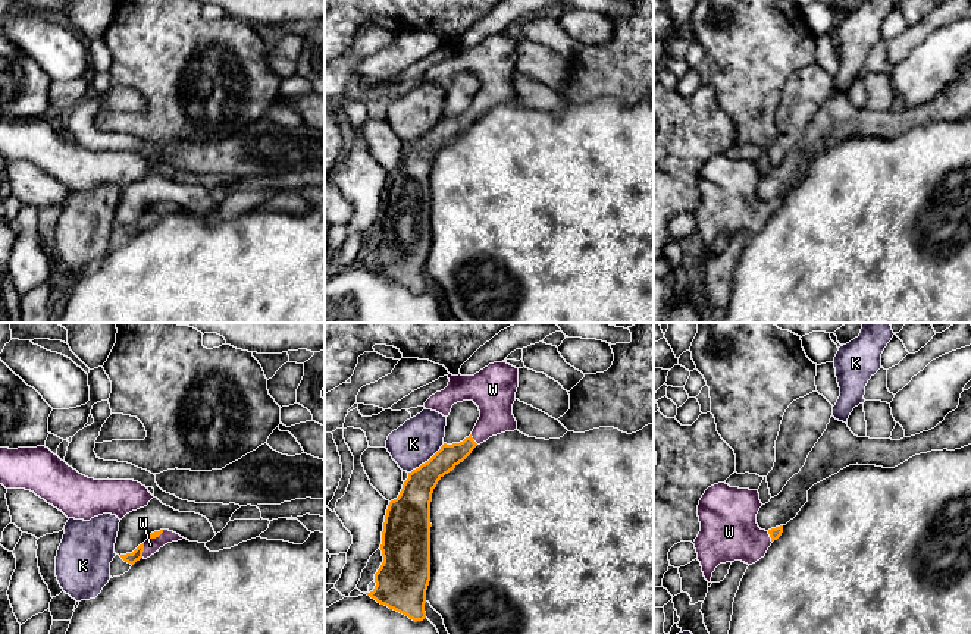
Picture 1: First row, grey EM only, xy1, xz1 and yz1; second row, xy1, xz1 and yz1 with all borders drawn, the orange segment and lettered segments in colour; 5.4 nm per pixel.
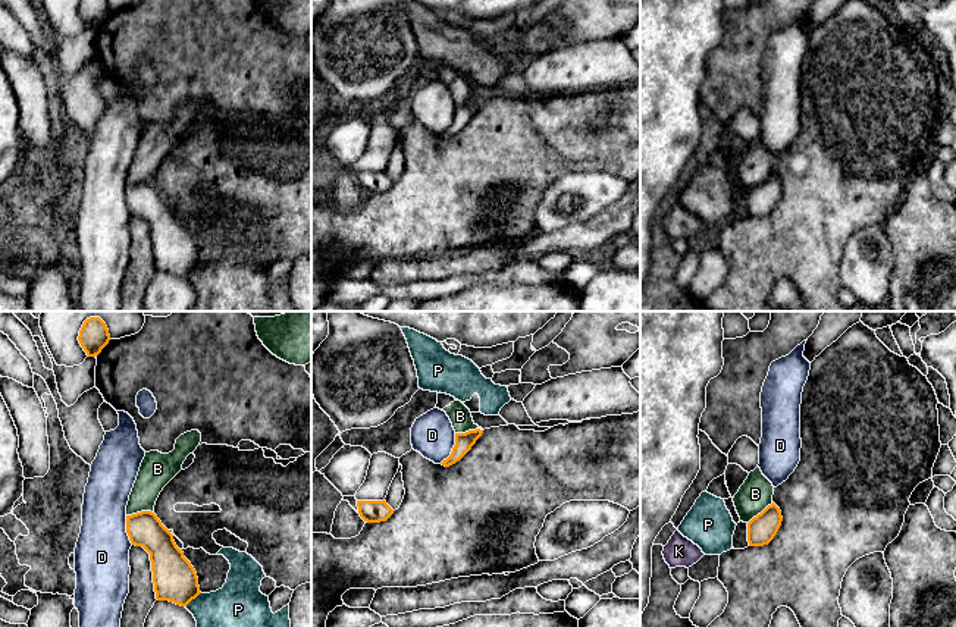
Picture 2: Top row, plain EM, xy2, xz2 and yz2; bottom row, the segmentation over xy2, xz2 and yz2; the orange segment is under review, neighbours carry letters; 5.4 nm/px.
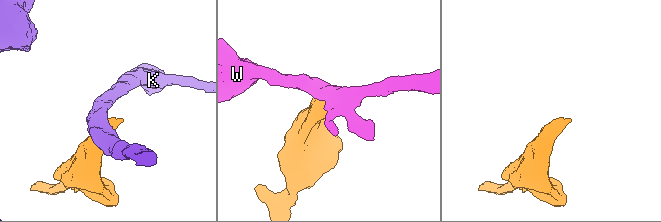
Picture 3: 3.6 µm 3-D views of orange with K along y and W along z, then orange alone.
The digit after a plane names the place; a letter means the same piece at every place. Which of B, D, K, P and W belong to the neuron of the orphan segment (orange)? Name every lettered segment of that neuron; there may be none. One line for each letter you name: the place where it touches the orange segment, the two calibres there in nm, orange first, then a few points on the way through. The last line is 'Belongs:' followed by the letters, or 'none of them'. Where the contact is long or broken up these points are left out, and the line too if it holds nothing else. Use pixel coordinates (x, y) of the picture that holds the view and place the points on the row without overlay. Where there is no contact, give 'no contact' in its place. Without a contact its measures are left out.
W: contact xy1 (143, 222); calibres 60 and 80 nm; way xy1 (131, 229), (143, 222), (150, 216)
Belongs: W

